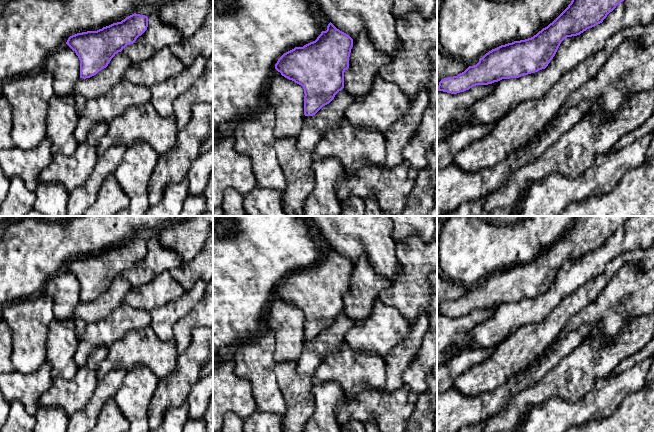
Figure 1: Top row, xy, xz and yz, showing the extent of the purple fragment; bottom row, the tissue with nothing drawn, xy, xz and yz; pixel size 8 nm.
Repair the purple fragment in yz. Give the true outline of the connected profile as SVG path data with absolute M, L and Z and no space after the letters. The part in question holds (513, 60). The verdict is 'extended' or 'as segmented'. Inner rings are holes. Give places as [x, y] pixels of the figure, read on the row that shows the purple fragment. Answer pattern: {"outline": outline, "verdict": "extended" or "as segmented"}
{"outline": "M572 0L568 7L552 23L539 31L536 35L525 40L514 41L492 49L480 58L476 65L469 66L464 72L458 74L457 76L442 79L439 82L438 91L457 94L469 90L476 85L488 85L502 79L519 78L521 76L545 69L555 56L561 42L564 39L580 35L587 29L602 23L607 15L623 1L624 0Z", "verdict": "as segmented"}

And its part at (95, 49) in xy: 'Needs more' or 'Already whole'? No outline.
Already whole

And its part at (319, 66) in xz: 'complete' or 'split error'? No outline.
complete

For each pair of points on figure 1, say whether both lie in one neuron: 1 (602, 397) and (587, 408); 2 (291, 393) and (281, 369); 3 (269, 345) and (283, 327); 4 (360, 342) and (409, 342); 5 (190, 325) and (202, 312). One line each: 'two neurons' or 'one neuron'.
1: one neuron
2: one neuron
3: two neurons
4: two neurons
5: one neuron

